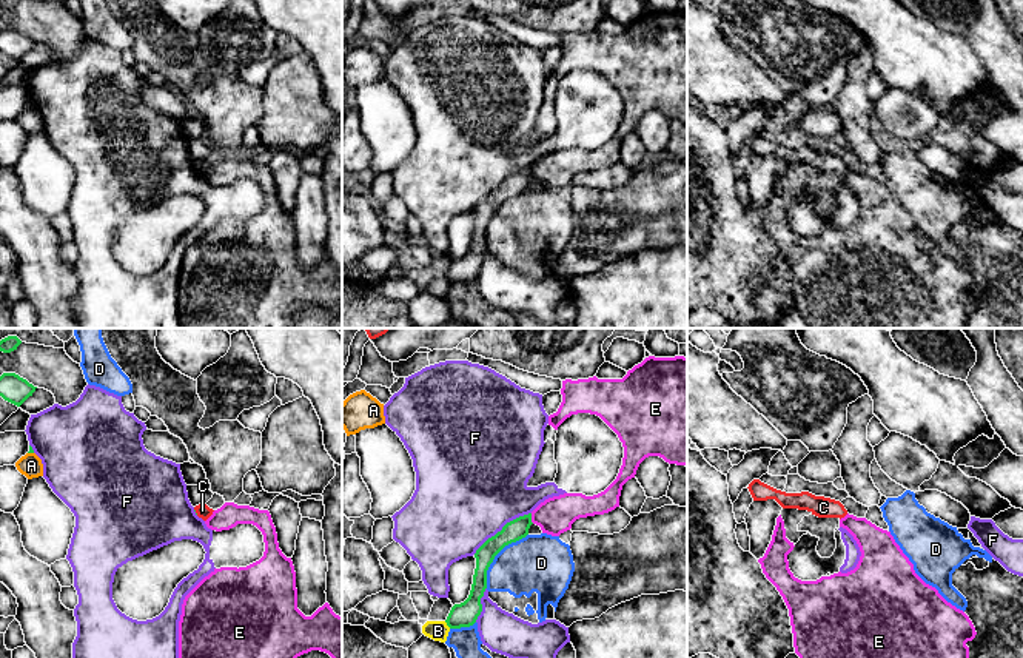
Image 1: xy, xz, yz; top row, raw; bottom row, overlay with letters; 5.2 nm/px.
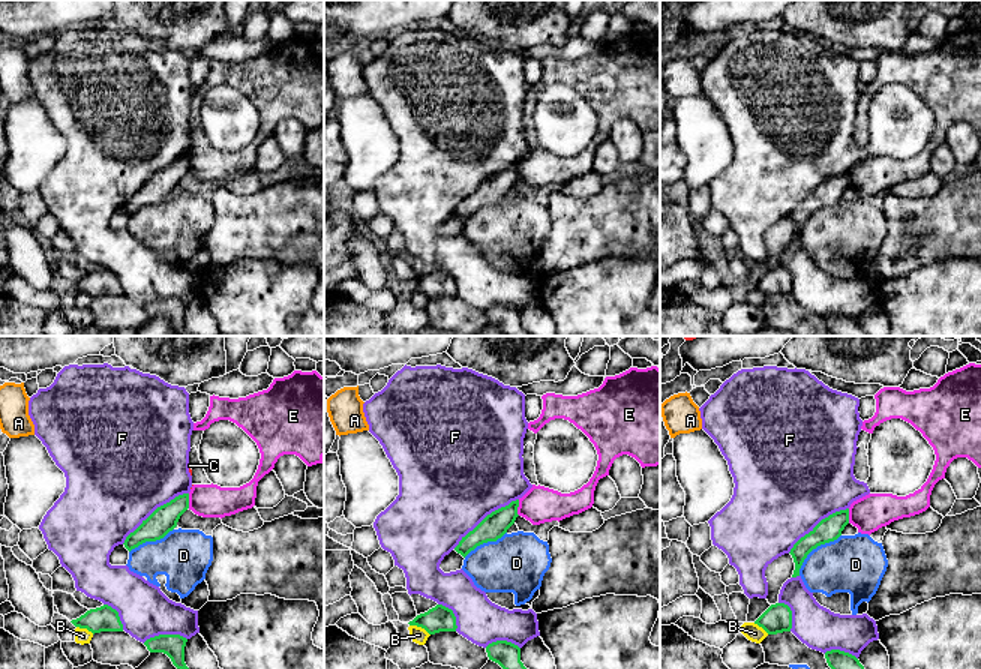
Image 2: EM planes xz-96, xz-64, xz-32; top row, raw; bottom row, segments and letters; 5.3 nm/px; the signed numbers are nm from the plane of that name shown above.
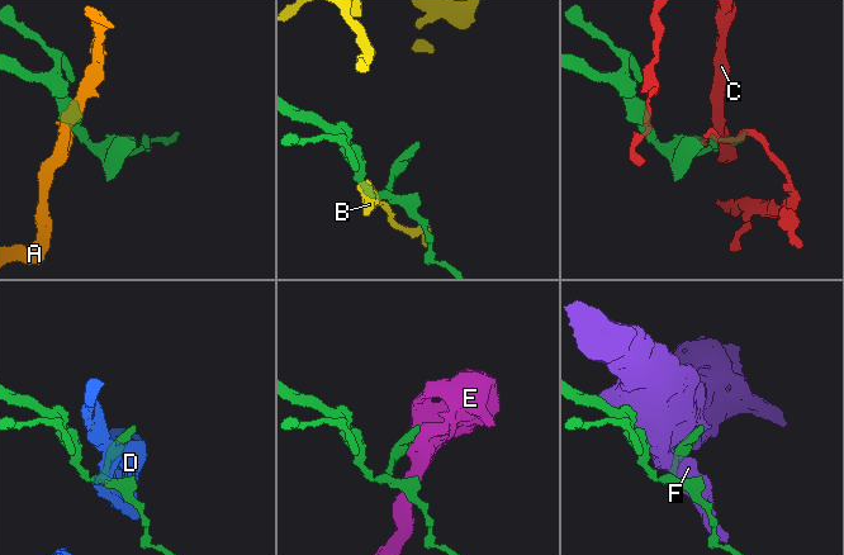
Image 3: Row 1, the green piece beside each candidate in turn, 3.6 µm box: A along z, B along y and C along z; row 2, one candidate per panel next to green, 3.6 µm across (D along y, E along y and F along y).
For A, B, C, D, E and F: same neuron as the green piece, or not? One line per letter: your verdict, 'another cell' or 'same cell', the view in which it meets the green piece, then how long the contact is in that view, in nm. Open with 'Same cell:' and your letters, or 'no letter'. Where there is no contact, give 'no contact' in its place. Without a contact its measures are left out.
Same cell: no letter
A: another cell; contact in xy; length 30 nm
B: another cell; contact in xz; length 50 nm
C: another cell; no contact
D: another cell; contact in xz; length 360 nm
E: another cell; contact in xz; length 60 nm
F: another cell; contact in xz; length 380 nm

